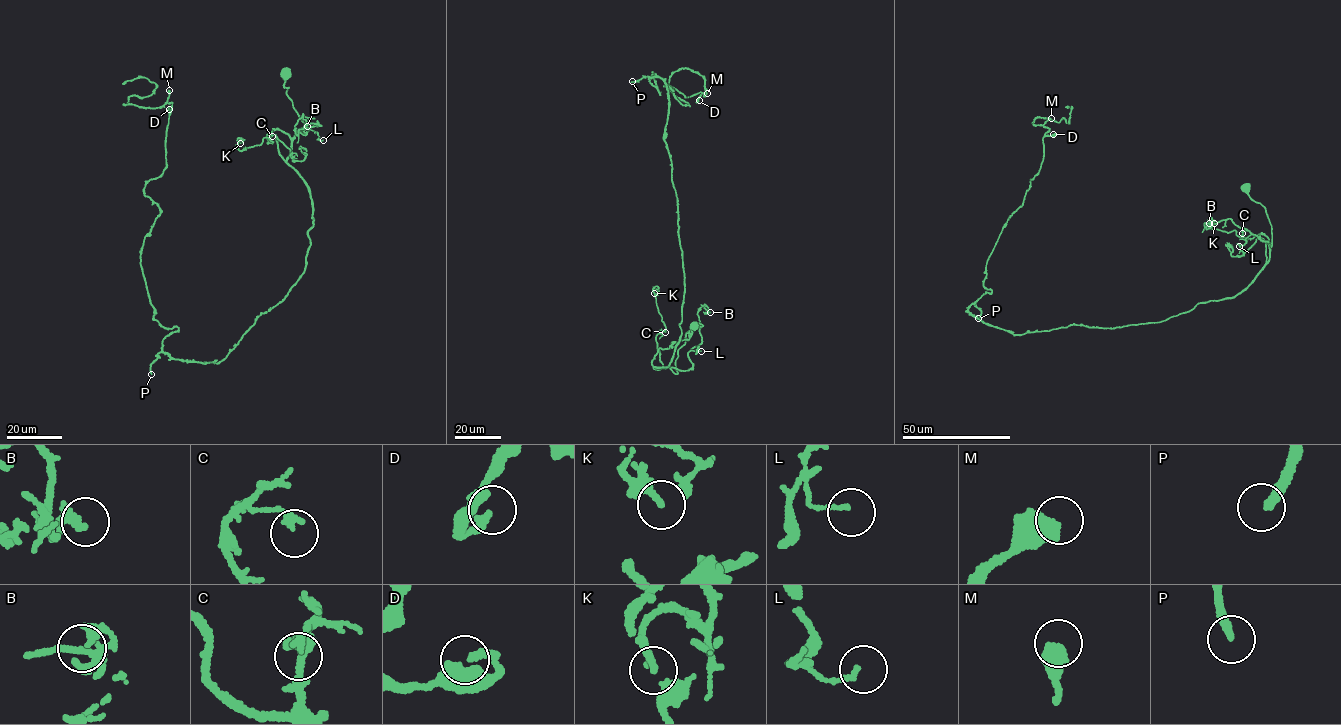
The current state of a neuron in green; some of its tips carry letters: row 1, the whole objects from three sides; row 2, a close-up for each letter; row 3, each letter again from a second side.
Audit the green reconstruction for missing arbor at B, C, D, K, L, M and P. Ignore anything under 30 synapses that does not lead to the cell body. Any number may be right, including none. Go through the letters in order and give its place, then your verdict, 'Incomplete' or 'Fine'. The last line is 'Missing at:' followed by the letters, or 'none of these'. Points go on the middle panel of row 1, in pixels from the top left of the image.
B: Place: (710, 312). Fine
C: Place: (665, 332). Fine
D: Place: (699, 100). Fine
K: Place: (654, 293). Fine
L: Place: (701, 351). Fine
M: Place: (707, 93). Fine
P: Place: (632, 81). Incomplete
Missing at: P

